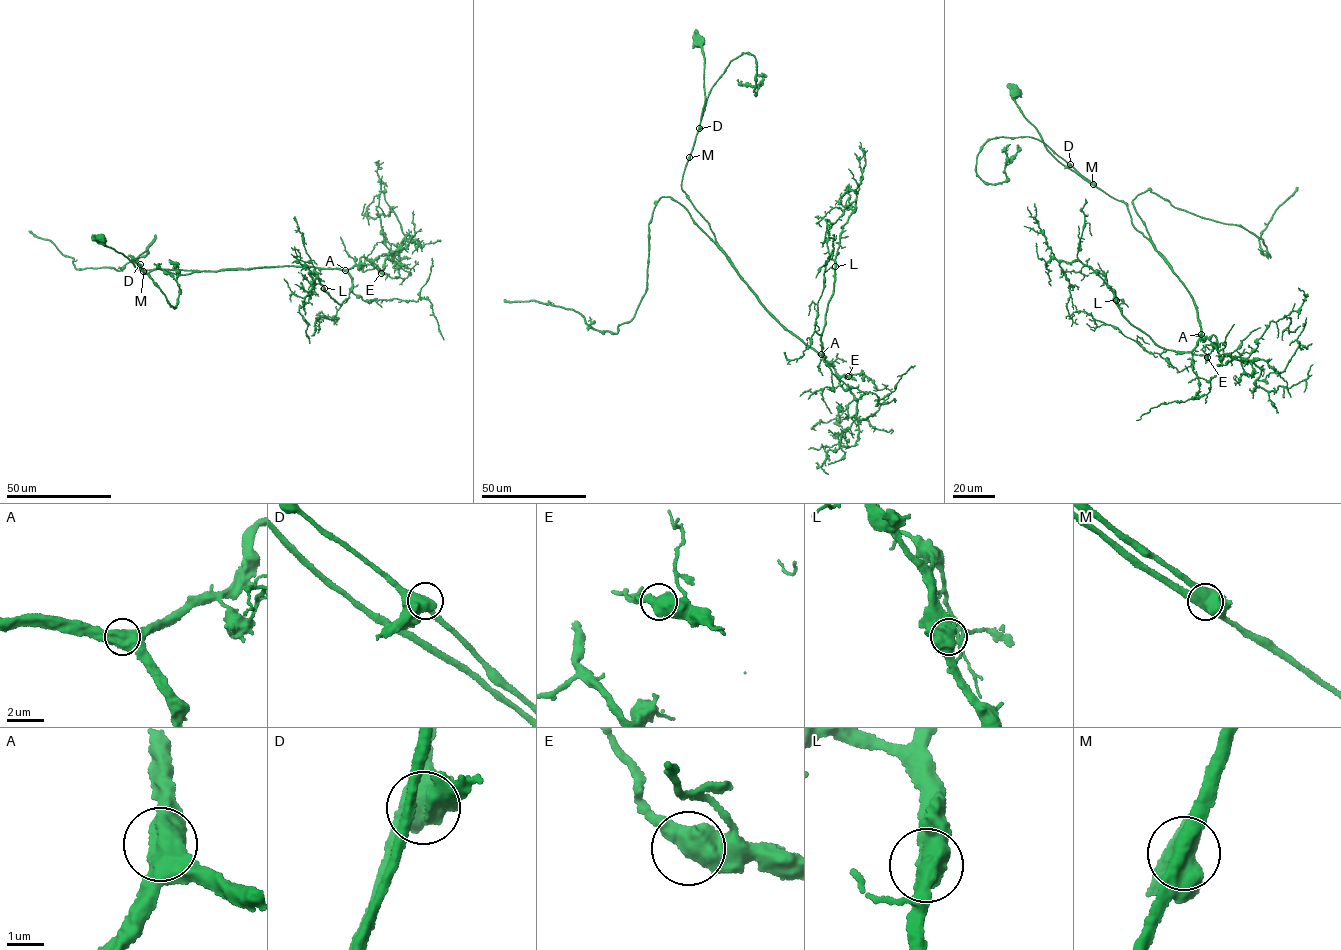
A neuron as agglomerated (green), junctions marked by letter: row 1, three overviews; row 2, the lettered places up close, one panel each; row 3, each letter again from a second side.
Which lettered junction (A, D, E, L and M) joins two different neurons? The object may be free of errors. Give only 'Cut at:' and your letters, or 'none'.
Cut at: M

